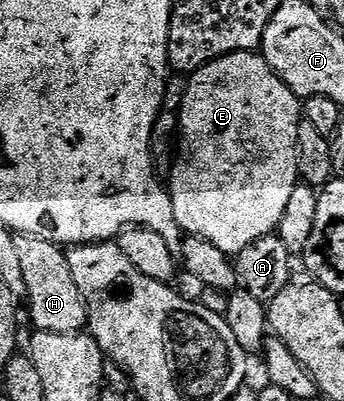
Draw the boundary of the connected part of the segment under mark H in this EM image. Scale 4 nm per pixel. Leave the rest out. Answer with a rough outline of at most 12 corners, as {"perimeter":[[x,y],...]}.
{"perimeter":[[17,239],[32,328],[75,336],[88,307],[68,252]]}

